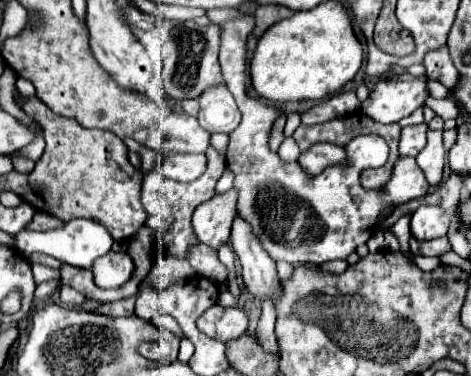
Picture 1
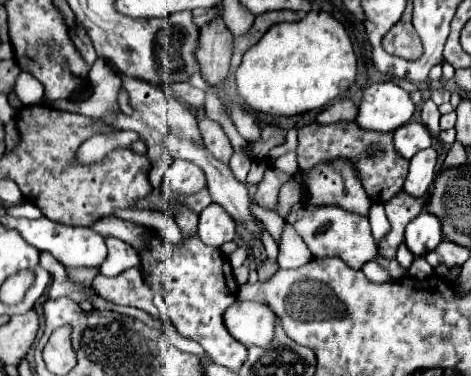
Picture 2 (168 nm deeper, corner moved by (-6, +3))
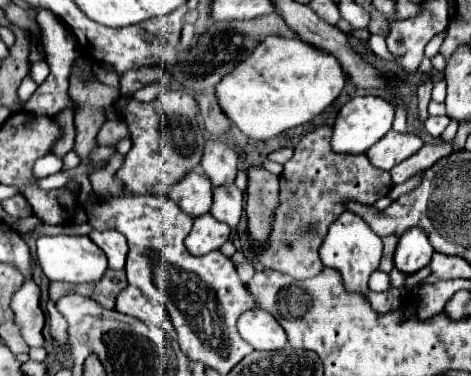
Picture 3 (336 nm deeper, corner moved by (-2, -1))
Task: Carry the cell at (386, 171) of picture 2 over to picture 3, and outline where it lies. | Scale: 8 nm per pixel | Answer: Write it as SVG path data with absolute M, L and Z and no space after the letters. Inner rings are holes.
M320 126L298 142L294 156L284 164L280 176L282 204L276 210L270 244L256 256L264 268L284 272L294 280L304 280L322 272L324 264L318 258L318 248L328 226L344 212L344 200L374 204L382 196L390 194L394 186L390 172L376 170L376 166L368 162L366 154L334 154L330 140L332 126Z

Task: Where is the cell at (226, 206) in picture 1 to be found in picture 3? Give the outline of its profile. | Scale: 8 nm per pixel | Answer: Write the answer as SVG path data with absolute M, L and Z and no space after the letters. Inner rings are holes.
M204 214L200 218L194 218L192 232L186 238L186 248L194 256L208 254L212 250L218 250L230 236L230 228L224 222L218 222L212 214Z

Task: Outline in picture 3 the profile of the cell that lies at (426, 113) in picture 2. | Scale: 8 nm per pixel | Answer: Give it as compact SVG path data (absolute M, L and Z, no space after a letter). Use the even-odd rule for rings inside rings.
M424 82L418 86L418 118L420 122L426 122L428 114L428 102L430 102L430 90L432 90L432 82Z

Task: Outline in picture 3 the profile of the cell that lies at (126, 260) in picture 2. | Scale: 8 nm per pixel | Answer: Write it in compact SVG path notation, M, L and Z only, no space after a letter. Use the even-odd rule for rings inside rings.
M94 230L90 234L92 242L96 246L100 246L108 258L108 268L112 270L120 270L126 264L126 256L128 256L128 244L126 238L116 232L116 230L106 230L106 232L98 232Z

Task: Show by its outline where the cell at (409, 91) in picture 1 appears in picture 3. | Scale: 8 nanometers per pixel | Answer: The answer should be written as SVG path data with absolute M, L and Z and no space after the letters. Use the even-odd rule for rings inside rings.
M356 96L348 100L334 124L334 134L332 134L332 150L342 152L342 154L360 154L366 152L370 146L374 146L388 130L392 130L394 122L394 106L382 98L382 96Z

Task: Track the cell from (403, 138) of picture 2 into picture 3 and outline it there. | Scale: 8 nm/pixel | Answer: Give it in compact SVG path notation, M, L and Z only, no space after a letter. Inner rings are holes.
M392 130L386 138L380 138L380 142L372 146L372 150L368 150L368 158L374 166L382 170L392 170L396 164L416 154L422 146L424 142L416 134L400 134Z

